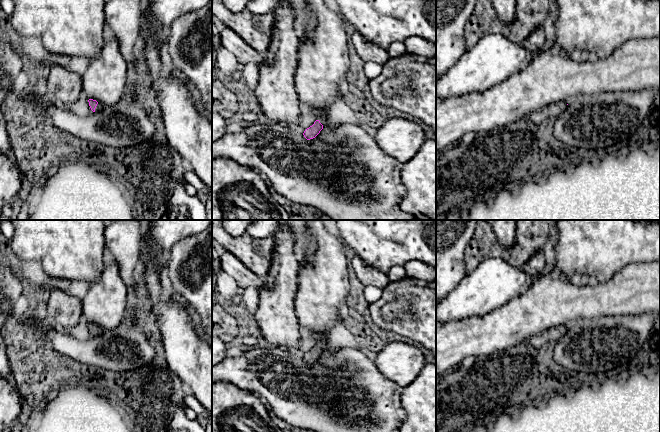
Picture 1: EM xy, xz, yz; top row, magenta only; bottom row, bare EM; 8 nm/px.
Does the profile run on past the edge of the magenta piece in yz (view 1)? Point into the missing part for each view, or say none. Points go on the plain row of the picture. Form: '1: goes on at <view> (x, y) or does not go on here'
1: does not go on here

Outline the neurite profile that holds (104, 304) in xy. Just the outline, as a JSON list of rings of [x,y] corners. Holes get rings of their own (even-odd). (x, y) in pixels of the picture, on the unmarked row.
[[[114,260],[92,283],[82,300],[83,318],[102,329],[114,329],[125,316],[127,286]]]

